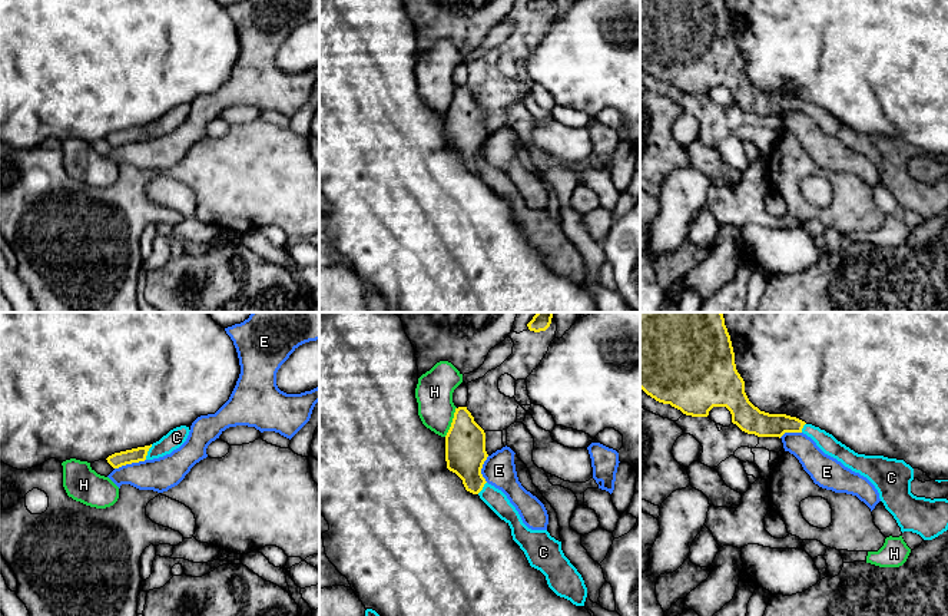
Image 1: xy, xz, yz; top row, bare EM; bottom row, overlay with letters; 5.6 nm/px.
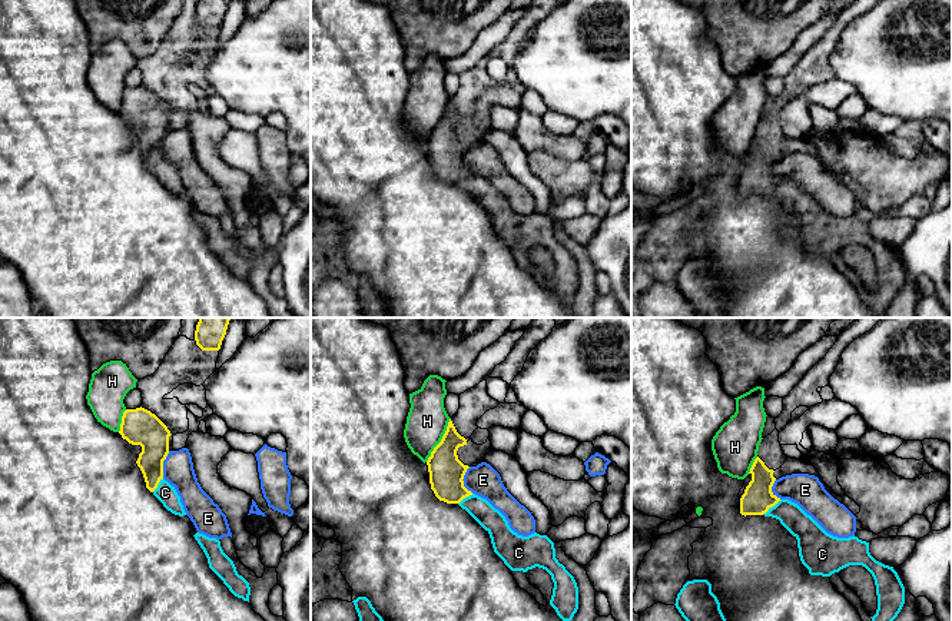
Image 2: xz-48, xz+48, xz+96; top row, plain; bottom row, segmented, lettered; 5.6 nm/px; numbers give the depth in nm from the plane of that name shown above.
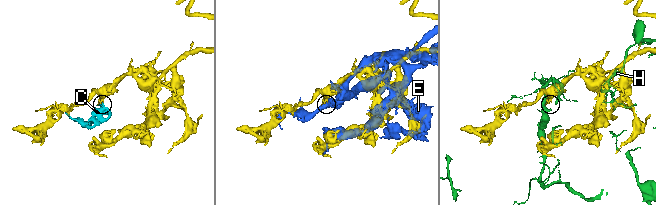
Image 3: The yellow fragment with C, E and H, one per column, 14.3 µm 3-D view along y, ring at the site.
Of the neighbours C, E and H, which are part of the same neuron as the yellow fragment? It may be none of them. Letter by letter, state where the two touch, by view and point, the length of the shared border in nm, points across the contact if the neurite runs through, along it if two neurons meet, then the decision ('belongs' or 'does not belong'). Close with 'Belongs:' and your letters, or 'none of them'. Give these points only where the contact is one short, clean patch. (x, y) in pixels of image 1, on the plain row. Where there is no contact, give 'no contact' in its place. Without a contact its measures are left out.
C: meets yellow in xy at (148, 129); contact 100 nm long; belongs
E: meets yellow in xy at (129, 142); contact 190 nm long; does not belong
H: meets yellow in xz at (453, 100); contact 180 nm long; does not belong
Belongs: C

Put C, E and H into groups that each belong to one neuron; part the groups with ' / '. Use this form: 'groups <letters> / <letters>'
groups C / E / H

